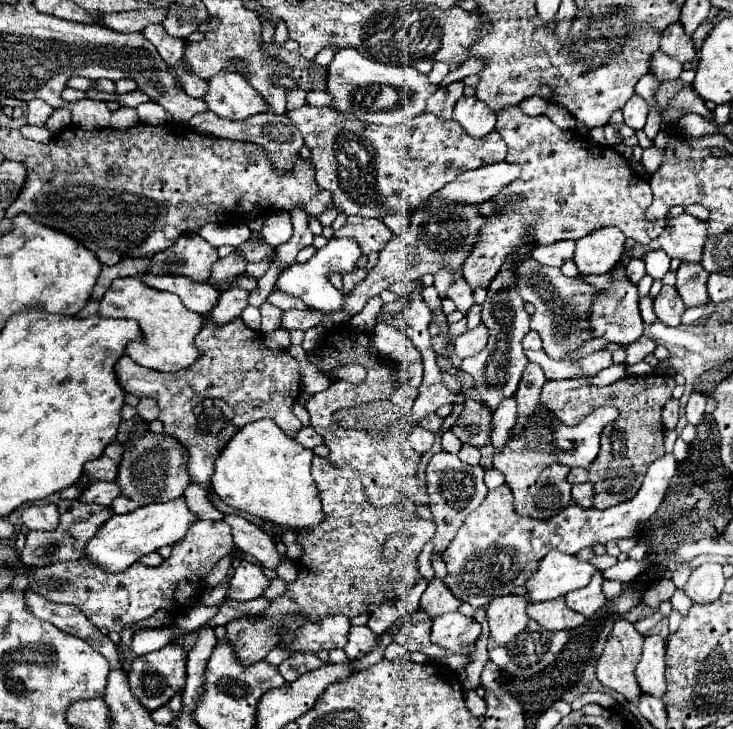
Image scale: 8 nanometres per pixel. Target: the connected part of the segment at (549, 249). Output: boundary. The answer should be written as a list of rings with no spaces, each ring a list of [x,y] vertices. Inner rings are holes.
[[[560,240],[550,246],[534,248],[530,256],[546,266],[562,266],[566,260],[572,258],[572,252],[574,252],[574,240]]]

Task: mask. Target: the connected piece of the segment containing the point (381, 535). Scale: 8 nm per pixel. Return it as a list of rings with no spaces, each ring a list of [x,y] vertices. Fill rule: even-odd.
[[[314,456],[312,460],[312,476],[316,482],[316,488],[322,498],[322,512],[324,520],[318,526],[310,526],[306,530],[298,532],[298,542],[304,548],[302,556],[296,560],[298,564],[298,576],[294,582],[288,584],[286,592],[274,600],[270,600],[268,608],[250,620],[230,620],[226,624],[226,636],[234,644],[236,656],[242,660],[242,664],[262,660],[288,630],[296,630],[300,622],[314,620],[320,622],[328,616],[360,616],[360,614],[372,614],[376,606],[396,600],[410,592],[418,584],[418,564],[416,558],[420,556],[424,544],[434,536],[434,522],[424,520],[420,516],[410,516],[404,506],[372,506],[364,494],[364,486],[360,482],[360,474],[352,468],[334,466],[328,458]],[[392,534],[406,534],[408,542],[406,548],[396,556],[394,562],[388,562],[384,558],[384,544]]]

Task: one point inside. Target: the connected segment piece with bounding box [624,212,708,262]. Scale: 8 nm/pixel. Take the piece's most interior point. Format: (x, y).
(683, 238)

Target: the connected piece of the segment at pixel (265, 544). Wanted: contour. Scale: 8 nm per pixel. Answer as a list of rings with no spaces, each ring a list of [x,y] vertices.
[[[226,514],[222,520],[232,528],[234,544],[242,552],[254,556],[262,566],[266,566],[270,570],[274,570],[280,564],[282,556],[278,554],[272,536],[268,536],[256,524],[248,522],[246,518],[242,518],[238,514]]]

